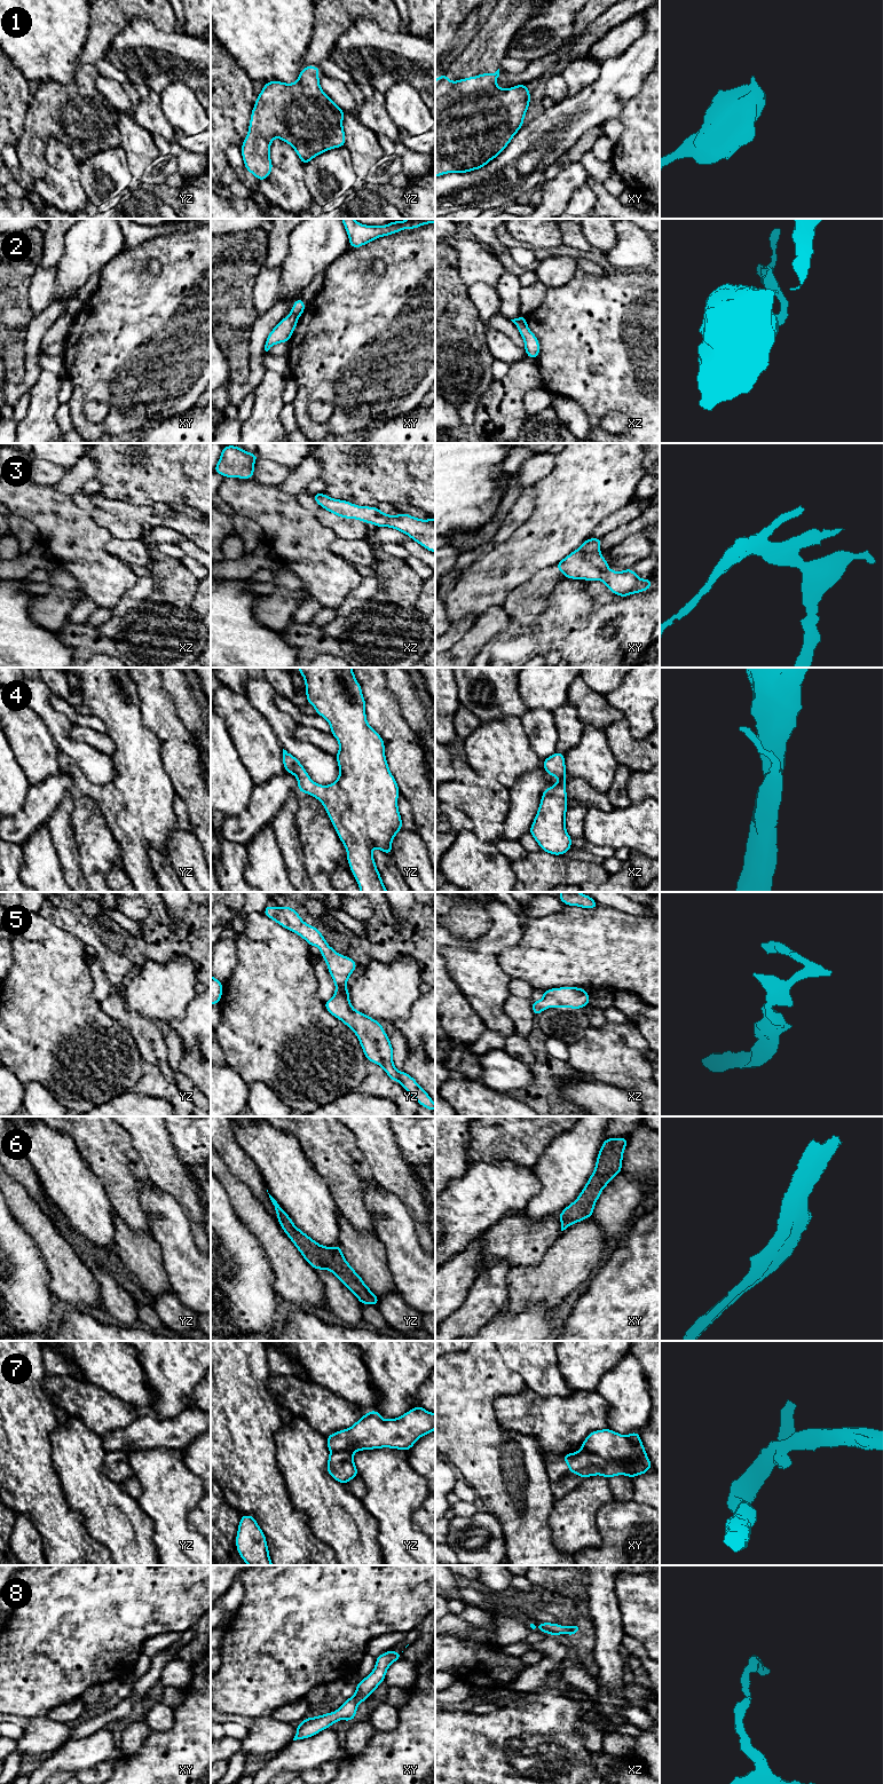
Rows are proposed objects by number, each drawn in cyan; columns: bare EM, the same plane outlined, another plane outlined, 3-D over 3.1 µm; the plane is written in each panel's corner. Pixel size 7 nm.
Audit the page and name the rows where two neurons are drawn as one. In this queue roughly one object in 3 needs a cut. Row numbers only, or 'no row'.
2, 7

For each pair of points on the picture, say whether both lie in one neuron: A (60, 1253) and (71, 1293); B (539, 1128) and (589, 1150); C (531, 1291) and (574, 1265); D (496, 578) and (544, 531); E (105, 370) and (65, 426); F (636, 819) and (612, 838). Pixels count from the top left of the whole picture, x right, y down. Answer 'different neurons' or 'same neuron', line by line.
A: same neuron
B: different neurons
C: same neuron
D: same neuron
E: different neurons
F: same neuron

